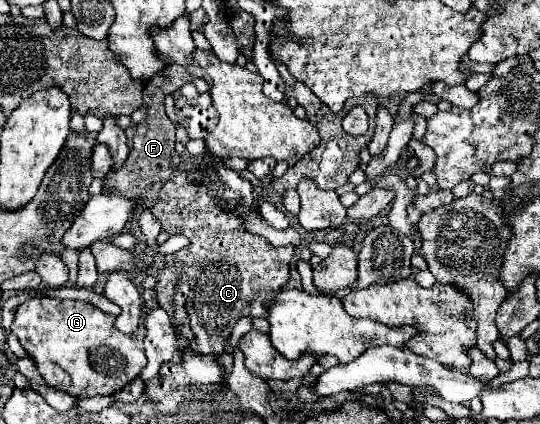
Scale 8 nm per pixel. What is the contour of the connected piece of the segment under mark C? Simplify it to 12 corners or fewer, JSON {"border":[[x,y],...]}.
{"border":[[181,170],[151,212],[189,238],[157,274],[175,276],[195,352],[221,356],[237,320],[267,316],[295,246],[247,234]]}

